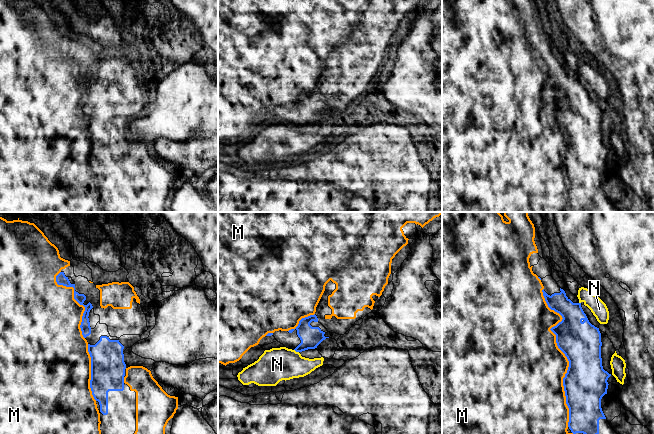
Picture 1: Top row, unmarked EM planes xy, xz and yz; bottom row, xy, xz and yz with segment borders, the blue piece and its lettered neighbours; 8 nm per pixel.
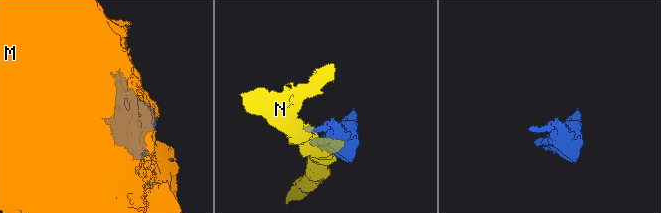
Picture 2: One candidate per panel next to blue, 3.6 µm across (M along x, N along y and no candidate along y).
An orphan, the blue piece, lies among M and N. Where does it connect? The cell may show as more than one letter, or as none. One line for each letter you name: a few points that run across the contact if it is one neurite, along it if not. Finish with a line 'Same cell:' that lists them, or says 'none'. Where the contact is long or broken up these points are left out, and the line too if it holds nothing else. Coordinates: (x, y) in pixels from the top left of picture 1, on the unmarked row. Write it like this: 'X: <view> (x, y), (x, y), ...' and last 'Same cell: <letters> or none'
Same cell: M

